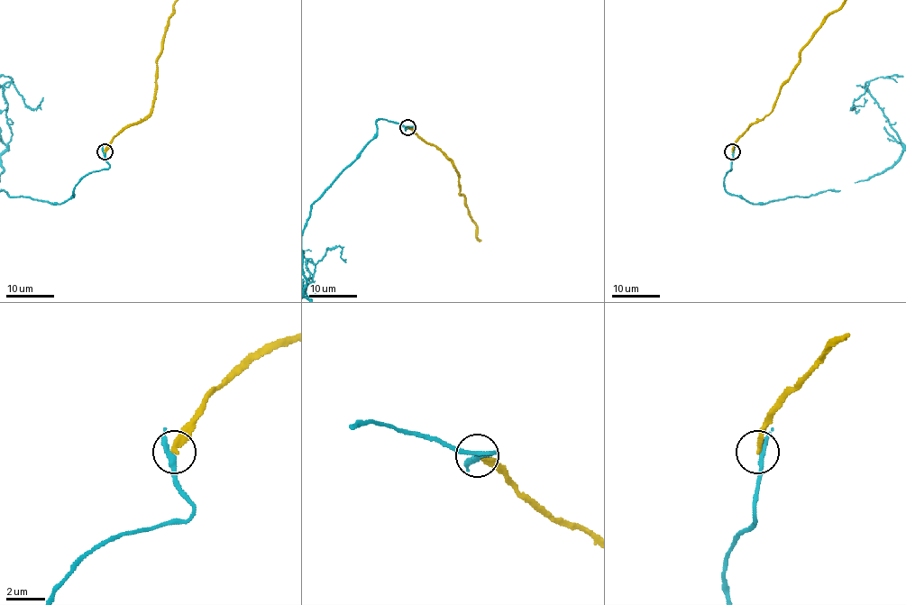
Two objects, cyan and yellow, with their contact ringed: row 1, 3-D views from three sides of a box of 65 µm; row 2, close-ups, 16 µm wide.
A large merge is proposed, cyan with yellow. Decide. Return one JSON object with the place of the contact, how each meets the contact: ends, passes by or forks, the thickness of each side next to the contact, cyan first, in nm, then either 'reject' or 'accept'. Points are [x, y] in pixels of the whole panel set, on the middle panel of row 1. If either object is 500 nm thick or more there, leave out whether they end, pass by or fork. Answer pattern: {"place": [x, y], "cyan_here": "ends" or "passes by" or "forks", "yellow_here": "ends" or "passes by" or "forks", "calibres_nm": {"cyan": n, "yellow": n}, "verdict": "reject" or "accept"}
{"place": [407, 127], "cyan_here": "passes by", "yellow_here": "ends", "calibres_nm": {"cyan": 240, "yellow": 240}, "verdict": "reject"}

